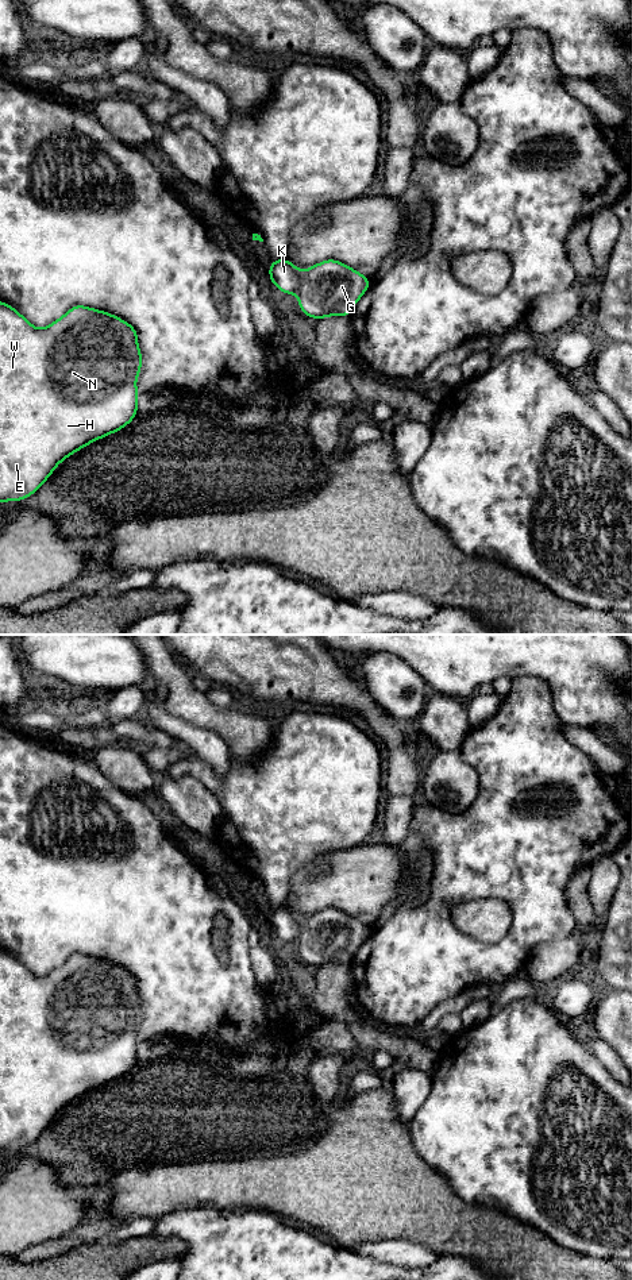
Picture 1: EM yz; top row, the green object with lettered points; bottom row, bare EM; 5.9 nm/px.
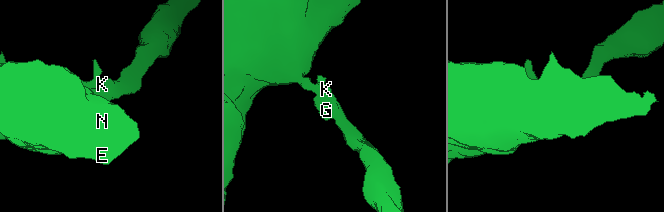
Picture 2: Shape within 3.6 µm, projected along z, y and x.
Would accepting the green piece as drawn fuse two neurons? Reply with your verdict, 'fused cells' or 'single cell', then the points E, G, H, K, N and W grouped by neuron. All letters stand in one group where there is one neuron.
single cell; groups E G H K N W

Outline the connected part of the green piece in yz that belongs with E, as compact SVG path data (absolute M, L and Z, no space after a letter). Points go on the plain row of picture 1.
M0 949L0 1150L28 1146L45 1131L63 1107L130 1072L138 1063L136 1025L140 1017L142 1002L138 994L138 980L117 964L89 955L74 953L61 967L46 976L38 978L16 957Z

